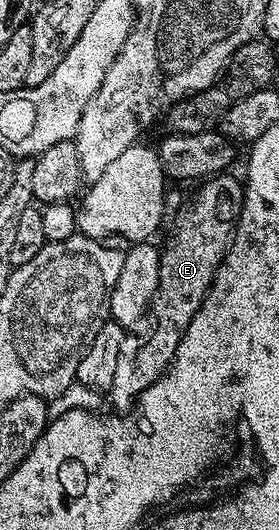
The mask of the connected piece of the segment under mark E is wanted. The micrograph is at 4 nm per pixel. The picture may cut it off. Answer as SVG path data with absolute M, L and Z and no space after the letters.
M231 172L217 173L195 186L196 194L184 205L184 210L176 217L176 226L168 237L168 242L160 249L160 282L156 294L148 305L147 314L142 322L142 327L135 331L124 333L122 351L118 351L118 364L114 366L114 383L110 390L113 410L124 411L137 404L138 398L154 384L161 374L172 364L176 355L176 348L186 331L190 327L190 319L204 302L208 288L220 264L224 262L224 254L232 241L232 234L236 231L236 220L240 217L242 203L244 202L244 186L241 178L231 177Z

